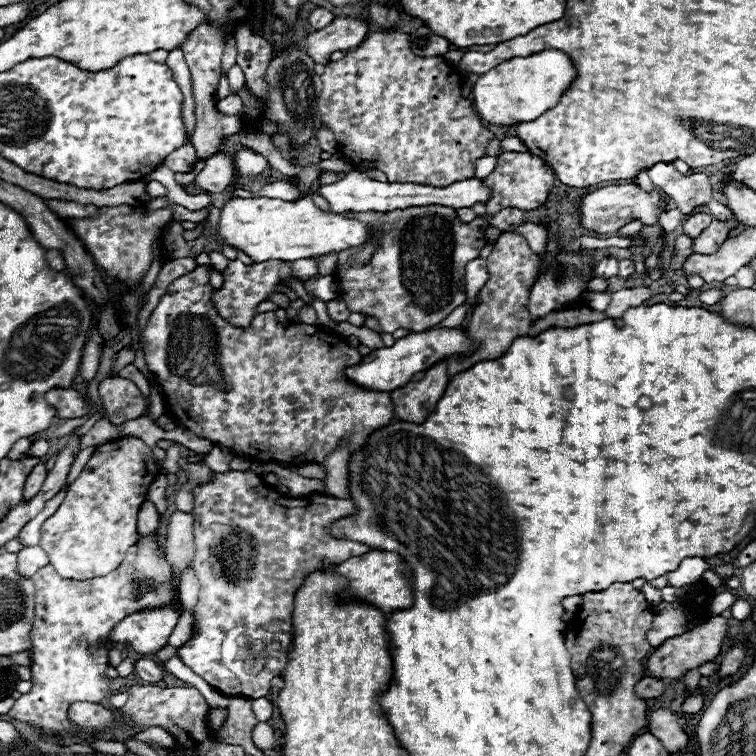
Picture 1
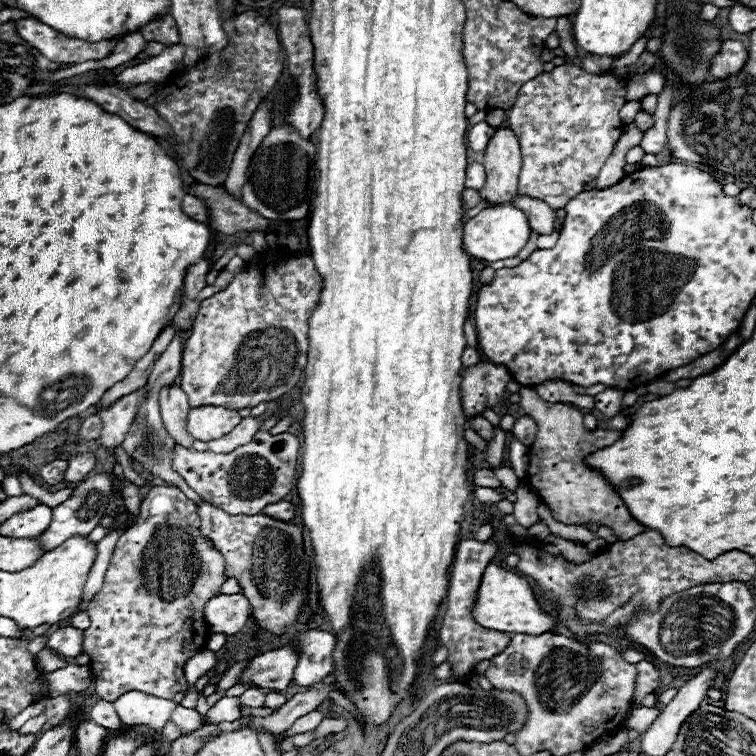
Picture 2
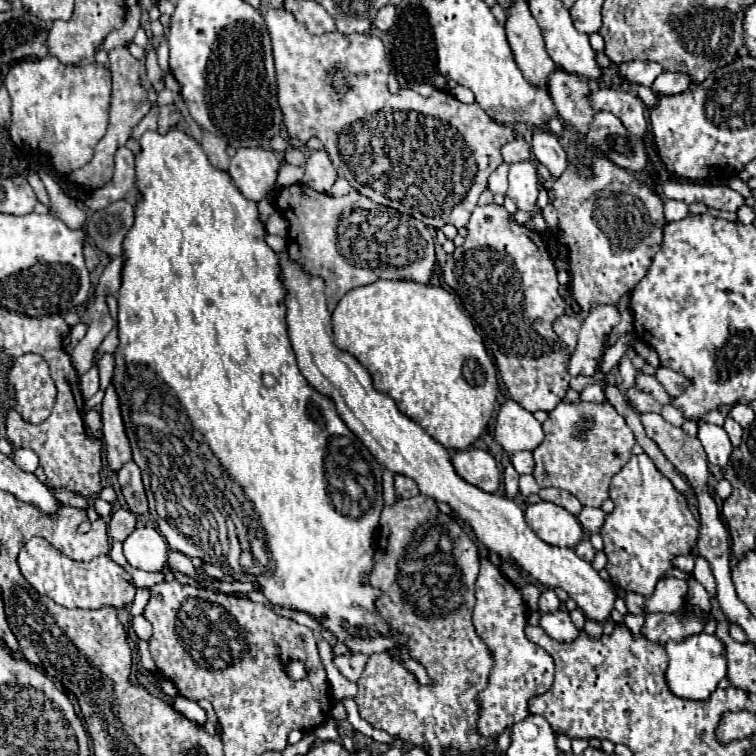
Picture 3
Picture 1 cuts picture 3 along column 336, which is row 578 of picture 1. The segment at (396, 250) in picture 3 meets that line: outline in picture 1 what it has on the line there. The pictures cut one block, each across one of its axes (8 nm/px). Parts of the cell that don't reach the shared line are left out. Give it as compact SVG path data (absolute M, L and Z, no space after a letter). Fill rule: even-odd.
M228 472L216 474L212 484L194 488L194 540L196 554L192 568L200 582L200 594L196 602L198 634L184 646L162 648L156 656L166 662L174 654L192 668L202 680L226 696L264 698L272 688L272 678L280 676L286 666L286 654L290 648L290 620L292 598L304 578L326 564L338 564L352 556L362 556L372 548L348 538L334 538L330 534L332 522L356 514L352 500L332 498L328 494L312 492L308 496L292 498L280 494L274 486L266 486L264 480L252 472ZM230 534L230 552L224 552L224 538Z

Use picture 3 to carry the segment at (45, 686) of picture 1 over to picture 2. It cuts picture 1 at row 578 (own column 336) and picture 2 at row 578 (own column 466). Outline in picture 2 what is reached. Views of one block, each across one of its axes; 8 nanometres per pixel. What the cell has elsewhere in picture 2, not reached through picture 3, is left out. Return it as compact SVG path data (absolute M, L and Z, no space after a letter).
M152 486L148 496L142 502L142 512L140 516L134 520L134 526L130 526L116 542L116 548L112 552L112 560L110 566L106 570L104 576L104 586L102 590L86 604L86 612L90 616L90 628L84 630L84 654L90 656L90 670L92 670L92 682L94 682L94 692L96 696L100 696L106 702L114 702L118 700L122 694L132 692L132 690L140 690L158 698L166 698L172 700L174 694L184 692L186 690L186 678L184 678L184 662L188 658L192 658L196 652L202 650L202 646L206 644L208 638L208 624L202 618L202 608L204 602L208 602L210 598L214 598L214 594L218 592L218 588L224 584L224 558L220 558L220 552L214 550L212 542L208 542L208 538L204 538L200 534L200 516L198 516L198 508L192 500L188 500L180 488L176 486Z

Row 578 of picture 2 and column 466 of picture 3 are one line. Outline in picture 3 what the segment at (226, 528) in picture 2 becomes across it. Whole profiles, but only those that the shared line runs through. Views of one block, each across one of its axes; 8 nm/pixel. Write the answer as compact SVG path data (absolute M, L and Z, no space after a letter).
M478 206L470 216L466 242L454 250L452 258L448 258L444 266L444 280L460 296L460 300L464 300L462 304L474 322L484 328L496 366L510 396L528 412L554 410L568 390L570 352L552 328L554 320L566 312L566 302L558 294L556 268L540 234L530 232L530 228L510 220L510 214L504 210L504 206Z

